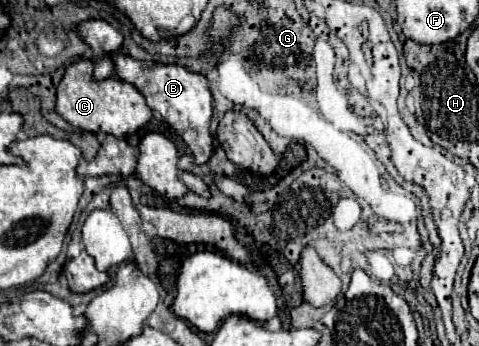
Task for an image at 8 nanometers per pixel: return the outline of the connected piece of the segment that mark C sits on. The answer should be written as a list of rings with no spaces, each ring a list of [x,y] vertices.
[[[80,59],[66,69],[64,79],[58,85],[56,111],[72,127],[92,133],[104,131],[104,133],[112,133],[114,137],[128,137],[140,131],[152,119],[152,109],[146,105],[144,95],[134,85],[118,77],[96,81],[92,77],[92,69],[94,63],[90,59]]]

